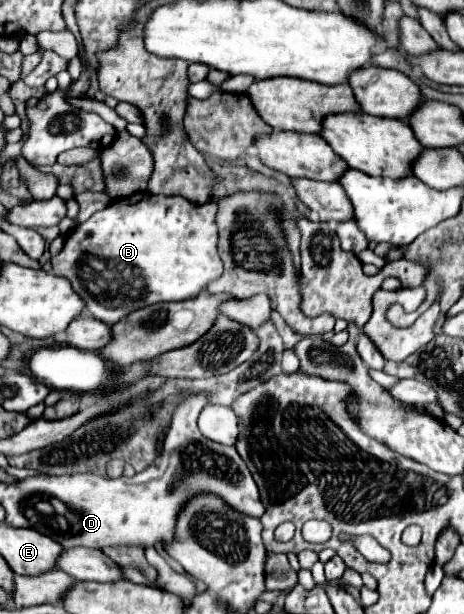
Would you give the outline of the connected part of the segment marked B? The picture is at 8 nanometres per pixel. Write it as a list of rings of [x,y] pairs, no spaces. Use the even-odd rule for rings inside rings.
[[[137,192],[129,198],[115,200],[69,234],[63,250],[51,258],[53,274],[65,276],[87,302],[87,312],[107,324],[117,324],[125,314],[151,304],[195,298],[209,282],[223,274],[223,262],[217,254],[215,212],[217,206],[197,206],[183,196]]]

